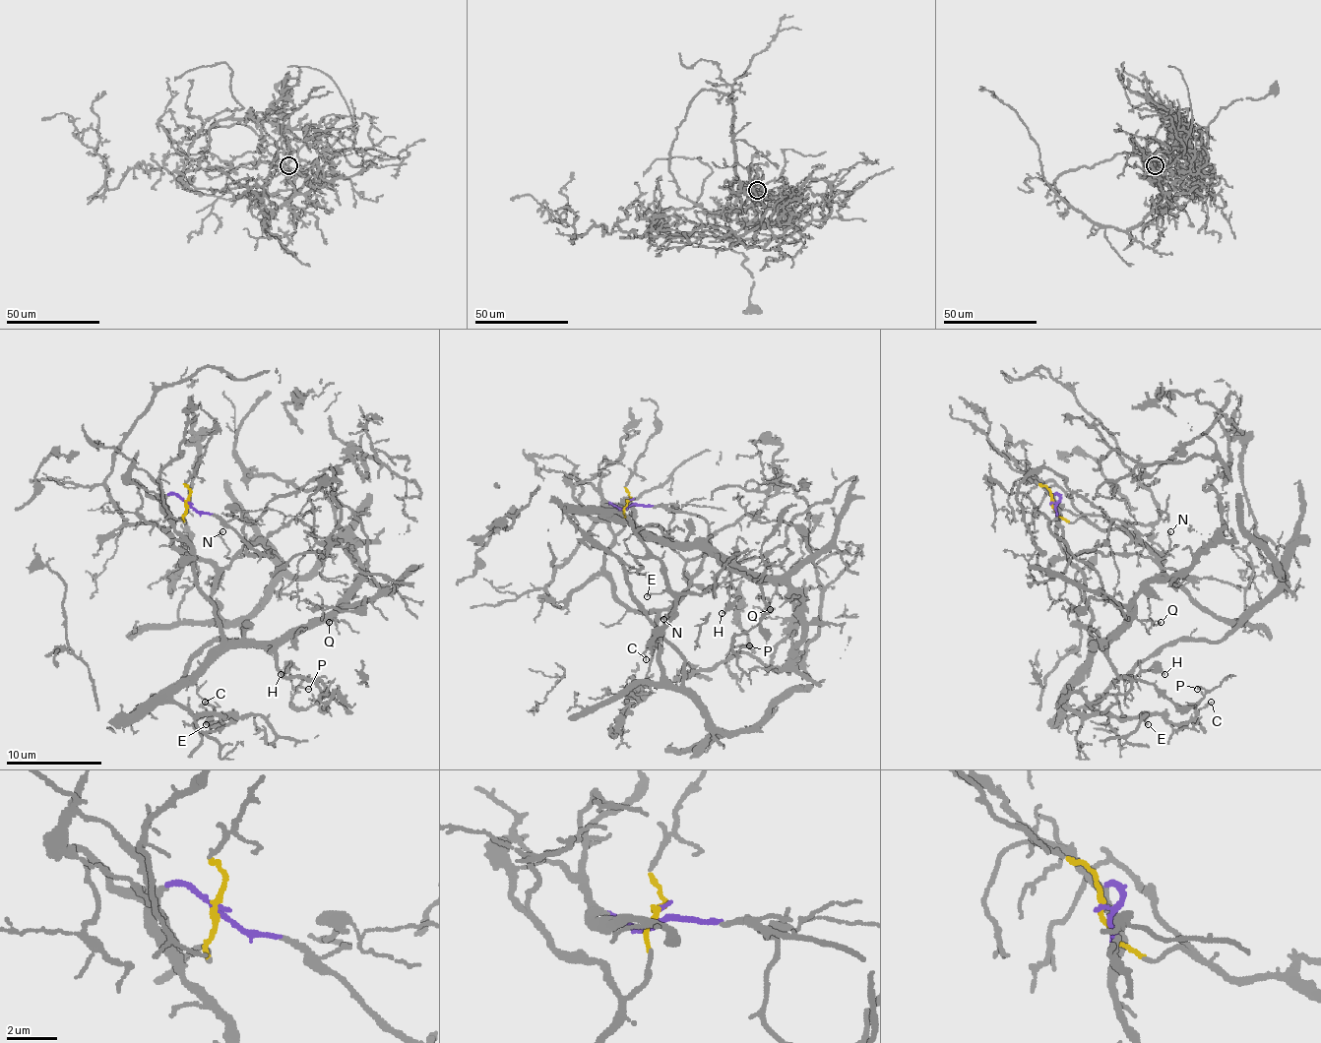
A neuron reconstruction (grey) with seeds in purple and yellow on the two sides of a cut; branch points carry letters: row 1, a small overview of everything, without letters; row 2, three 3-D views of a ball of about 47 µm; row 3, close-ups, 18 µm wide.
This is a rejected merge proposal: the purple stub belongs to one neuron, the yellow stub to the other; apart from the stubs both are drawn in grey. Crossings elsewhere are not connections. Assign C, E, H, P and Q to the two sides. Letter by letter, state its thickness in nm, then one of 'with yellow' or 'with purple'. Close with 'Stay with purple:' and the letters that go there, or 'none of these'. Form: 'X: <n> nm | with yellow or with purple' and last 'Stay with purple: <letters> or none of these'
C: 120 nm | with purple
E: 140 nm | with purple
H: 200 nm | with purple
P: 120 nm | with purple
Q: 140 nm | with purple
Stay with purple: C, E, H, P, Q

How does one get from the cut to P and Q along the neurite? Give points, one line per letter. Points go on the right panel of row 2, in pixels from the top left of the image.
P: (1051, 503), (1056, 494), (1056, 541), (1083, 575), (1095, 644), (1120, 677), (1182, 708), (1197, 689)
Q: (1051, 503), (1058, 499), (1056, 494), (1056, 541), (1083, 575), (1095, 640), (1101, 642), (1125, 623), (1161, 623)

